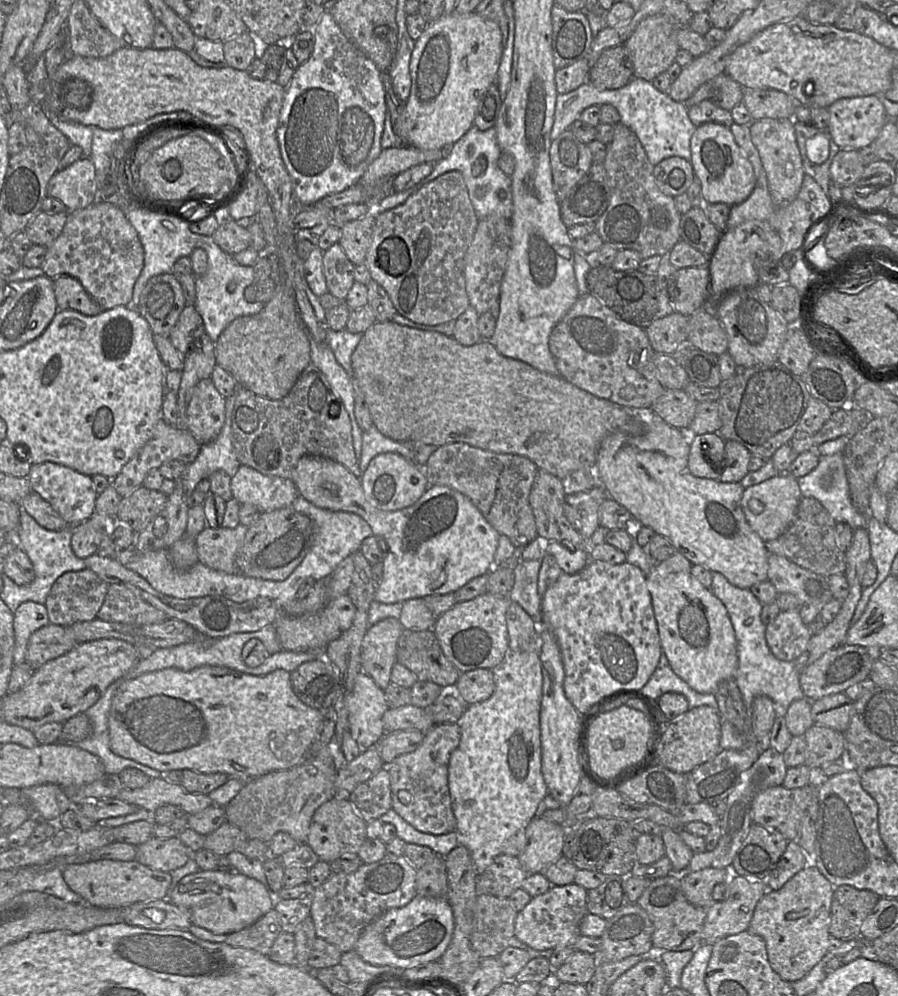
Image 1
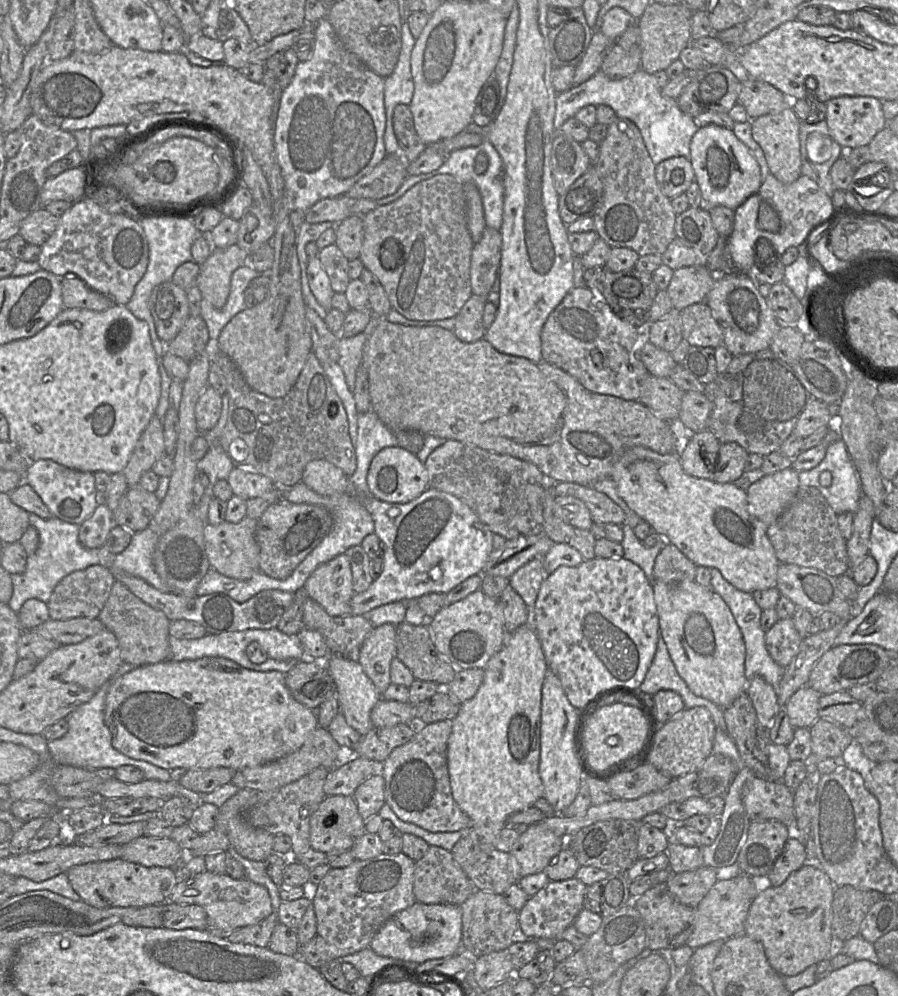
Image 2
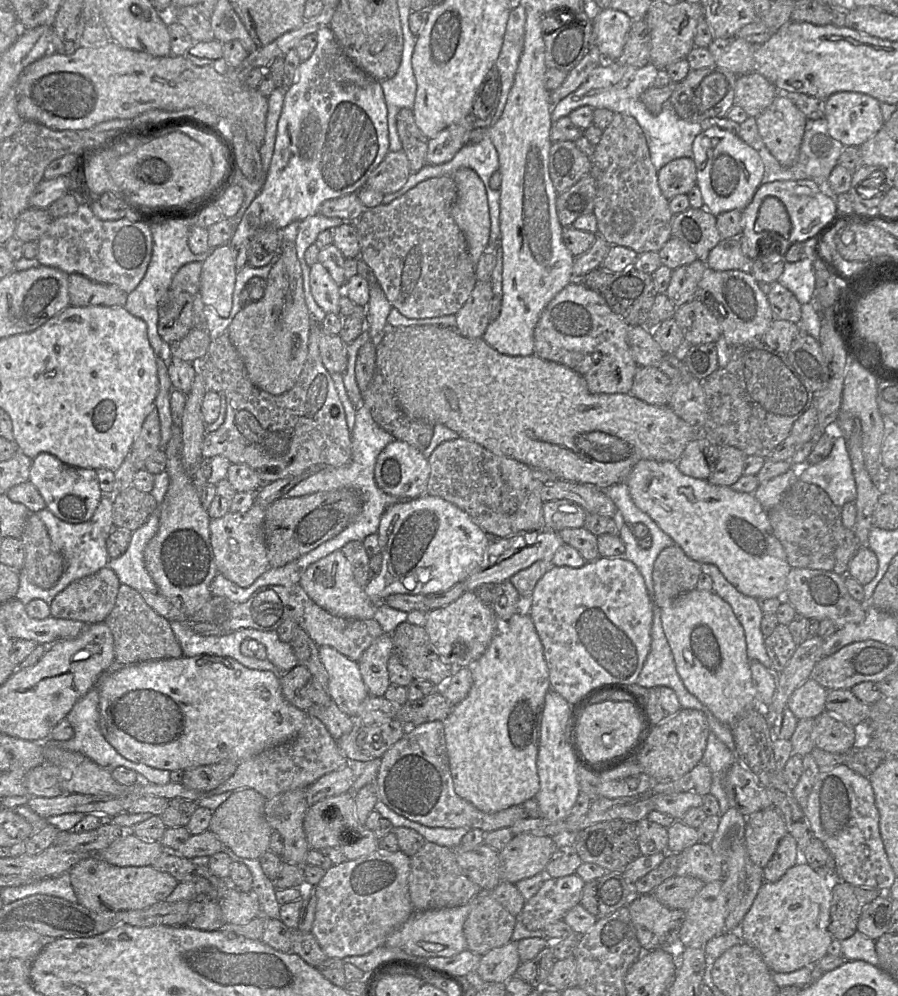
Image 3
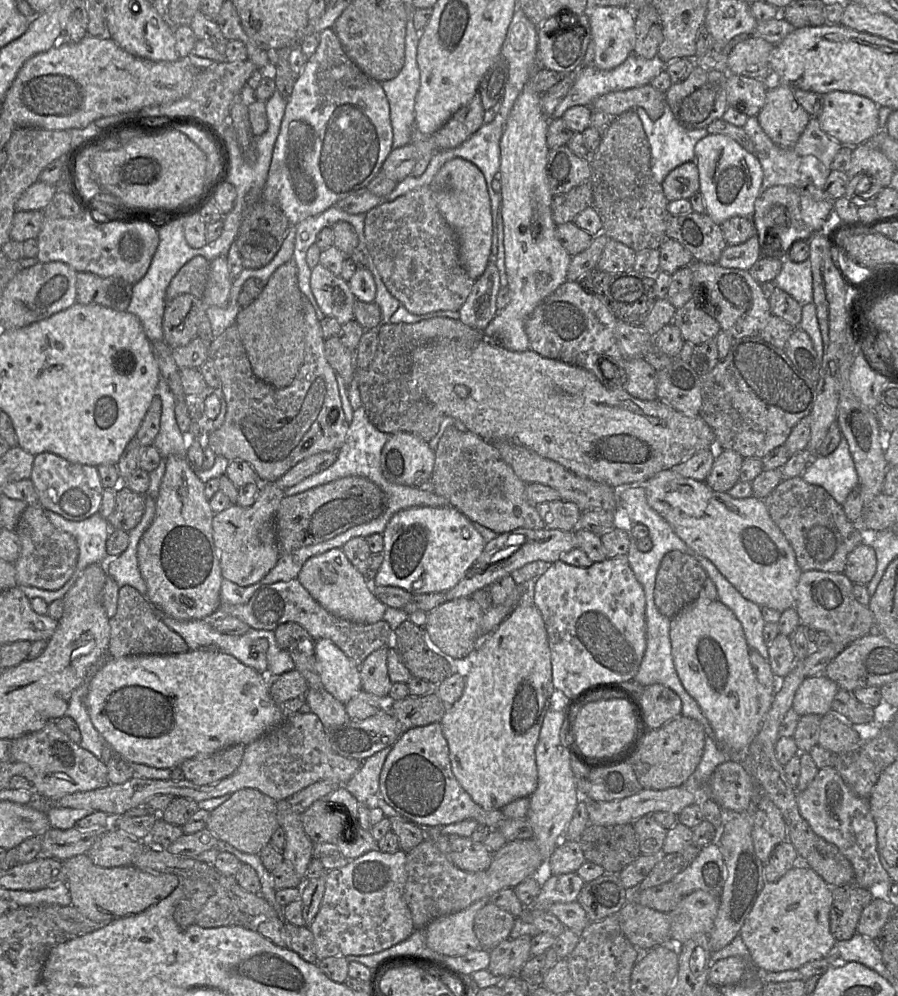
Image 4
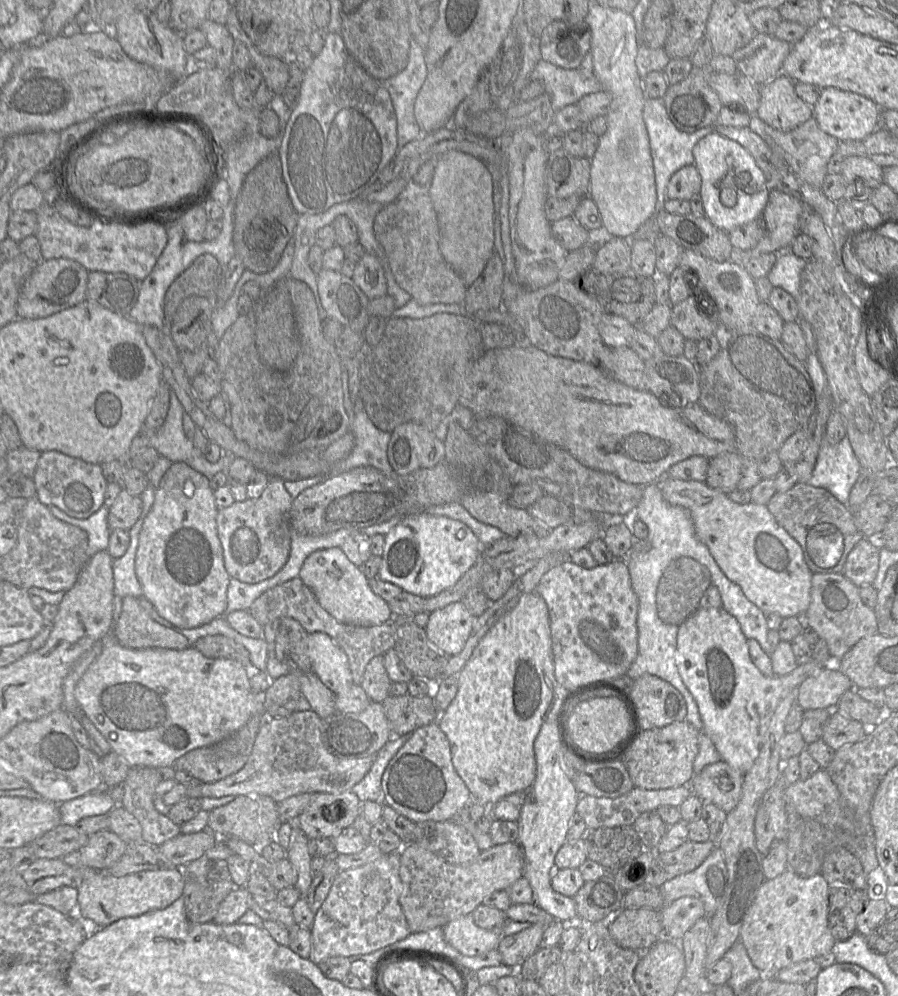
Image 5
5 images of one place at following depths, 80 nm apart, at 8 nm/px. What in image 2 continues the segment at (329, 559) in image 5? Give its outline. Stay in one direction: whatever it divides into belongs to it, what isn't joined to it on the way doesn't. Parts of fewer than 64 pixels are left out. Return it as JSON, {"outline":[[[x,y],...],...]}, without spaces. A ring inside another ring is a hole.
{"outline":[[[341,554],[321,564],[307,579],[304,588],[310,598],[319,603],[331,616],[351,615],[353,590],[349,558]]]}

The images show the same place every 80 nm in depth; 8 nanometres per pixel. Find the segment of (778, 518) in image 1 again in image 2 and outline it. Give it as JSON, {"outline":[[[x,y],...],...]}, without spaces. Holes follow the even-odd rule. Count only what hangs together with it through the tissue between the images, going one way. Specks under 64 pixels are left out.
{"outline":[[[789,467],[751,484],[746,491],[750,513],[767,527],[772,525],[796,495],[800,487],[798,475]]]}

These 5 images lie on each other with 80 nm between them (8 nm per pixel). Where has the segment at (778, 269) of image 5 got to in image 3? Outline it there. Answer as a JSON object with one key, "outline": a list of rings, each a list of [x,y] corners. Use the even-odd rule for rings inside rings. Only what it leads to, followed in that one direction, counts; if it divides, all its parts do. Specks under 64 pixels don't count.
{"outline":[[[814,256],[804,257],[795,263],[785,261],[784,271],[777,282],[791,291],[801,304],[813,301]]]}

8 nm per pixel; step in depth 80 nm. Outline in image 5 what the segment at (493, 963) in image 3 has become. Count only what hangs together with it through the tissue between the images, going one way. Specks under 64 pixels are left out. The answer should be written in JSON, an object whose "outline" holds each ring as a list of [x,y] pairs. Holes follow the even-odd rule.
{"outline":[[[532,924],[510,936],[500,939],[497,950],[501,954],[502,964],[518,968],[528,957],[540,948],[543,932],[547,926]]]}

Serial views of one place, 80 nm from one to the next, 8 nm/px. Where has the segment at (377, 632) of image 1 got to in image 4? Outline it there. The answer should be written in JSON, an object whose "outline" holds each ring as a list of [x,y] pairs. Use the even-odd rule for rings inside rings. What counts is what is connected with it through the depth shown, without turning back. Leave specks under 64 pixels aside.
{"outline":[[[384,646],[373,651],[360,666],[362,690],[386,701],[392,684],[387,671],[388,649]]]}

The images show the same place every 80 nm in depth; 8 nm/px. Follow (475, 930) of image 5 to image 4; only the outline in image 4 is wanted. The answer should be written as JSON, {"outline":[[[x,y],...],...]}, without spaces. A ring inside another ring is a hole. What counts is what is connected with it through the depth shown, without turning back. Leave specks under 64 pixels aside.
{"outline":[[[483,897],[464,910],[432,920],[424,927],[427,947],[447,956],[461,956],[480,949],[473,929],[474,918],[488,902],[489,897]]]}

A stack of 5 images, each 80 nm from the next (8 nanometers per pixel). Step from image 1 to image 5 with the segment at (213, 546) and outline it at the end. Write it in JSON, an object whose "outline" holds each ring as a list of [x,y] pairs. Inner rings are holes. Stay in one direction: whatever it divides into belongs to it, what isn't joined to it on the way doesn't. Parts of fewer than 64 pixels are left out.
{"outline":[[[269,476],[268,484],[259,498],[235,501],[229,507],[219,509],[217,532],[223,548],[224,566],[230,577],[244,583],[259,583],[282,569],[291,549],[289,517],[292,501],[284,480]]]}

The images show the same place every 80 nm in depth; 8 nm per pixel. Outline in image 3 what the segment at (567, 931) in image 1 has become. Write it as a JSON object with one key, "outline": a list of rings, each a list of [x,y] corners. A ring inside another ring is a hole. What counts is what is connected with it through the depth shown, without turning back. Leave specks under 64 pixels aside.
{"outline":[[[576,873],[559,878],[546,876],[537,893],[525,902],[518,919],[528,930],[543,930],[548,925],[563,920],[567,912],[580,903],[585,884]]]}

